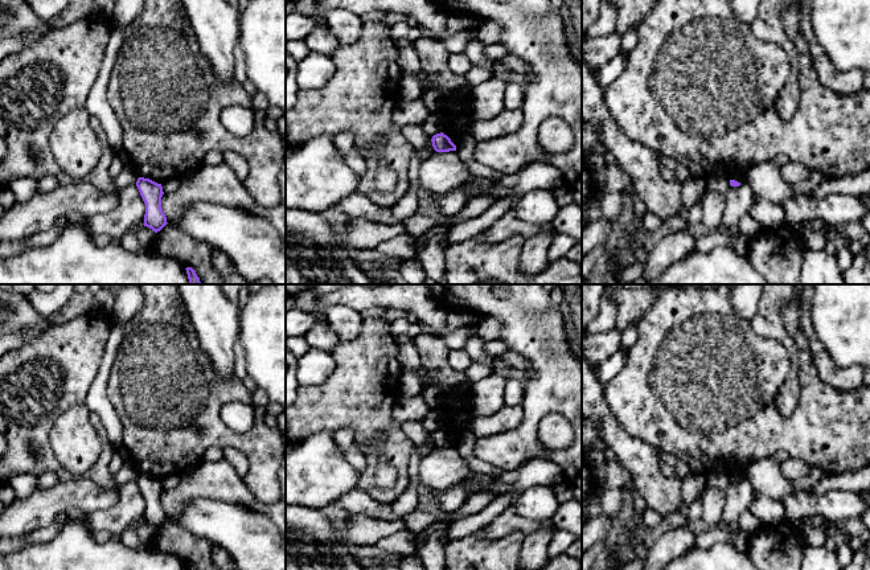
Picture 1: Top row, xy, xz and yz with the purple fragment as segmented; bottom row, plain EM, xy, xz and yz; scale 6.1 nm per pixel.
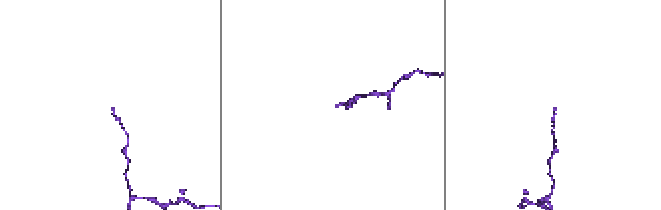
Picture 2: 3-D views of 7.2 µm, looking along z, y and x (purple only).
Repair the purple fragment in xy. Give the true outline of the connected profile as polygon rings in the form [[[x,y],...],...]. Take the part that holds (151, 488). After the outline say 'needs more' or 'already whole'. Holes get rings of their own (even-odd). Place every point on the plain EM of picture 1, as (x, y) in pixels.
[[[139,473],[136,483],[145,500],[144,522],[155,529],[160,528],[168,518],[161,505],[161,493],[164,491],[161,480],[149,475]]] | already whole

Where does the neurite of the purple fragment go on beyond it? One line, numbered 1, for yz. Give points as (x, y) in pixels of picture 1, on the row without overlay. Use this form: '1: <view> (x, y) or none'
1: none

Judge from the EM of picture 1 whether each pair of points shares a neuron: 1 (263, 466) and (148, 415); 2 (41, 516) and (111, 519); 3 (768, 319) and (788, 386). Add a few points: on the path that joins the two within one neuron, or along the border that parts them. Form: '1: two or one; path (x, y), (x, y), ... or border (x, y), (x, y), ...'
1: one; path (237, 441), (177, 417)
2: two; border (115, 504), (94, 509), (85, 516)
3: one; path (782, 336), (792, 351), (793, 369)

